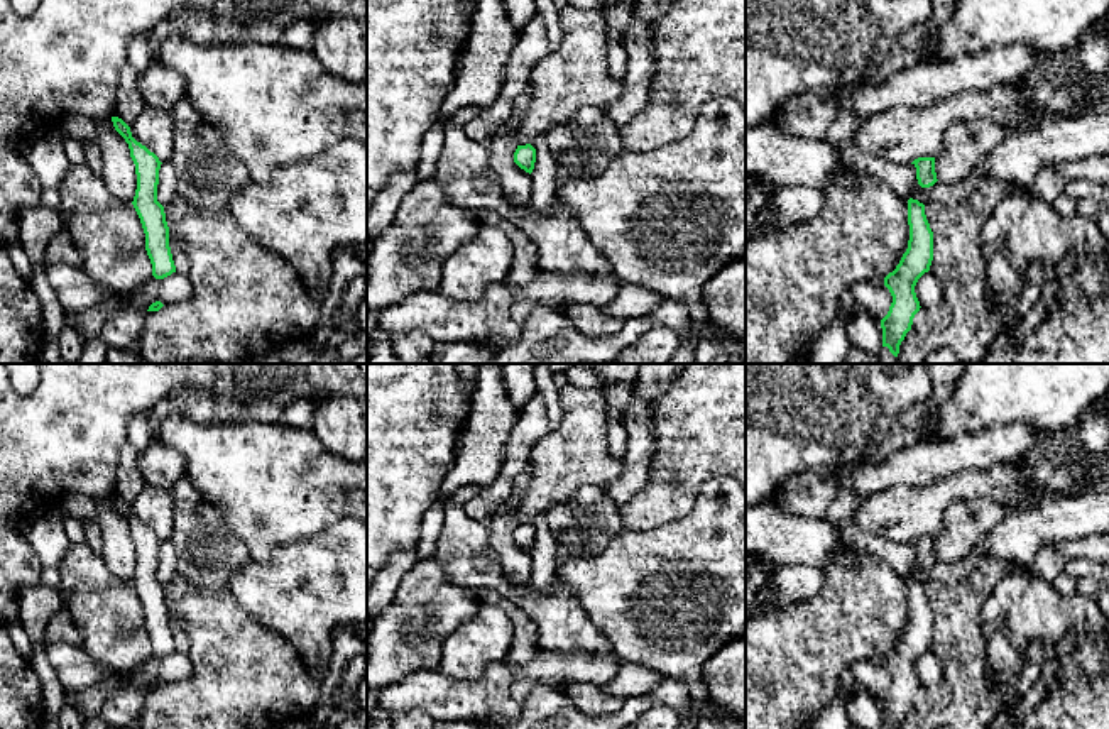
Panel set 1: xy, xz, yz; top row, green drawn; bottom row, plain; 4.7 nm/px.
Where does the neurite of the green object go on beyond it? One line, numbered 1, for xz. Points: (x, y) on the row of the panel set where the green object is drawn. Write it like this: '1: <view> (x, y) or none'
1: none

